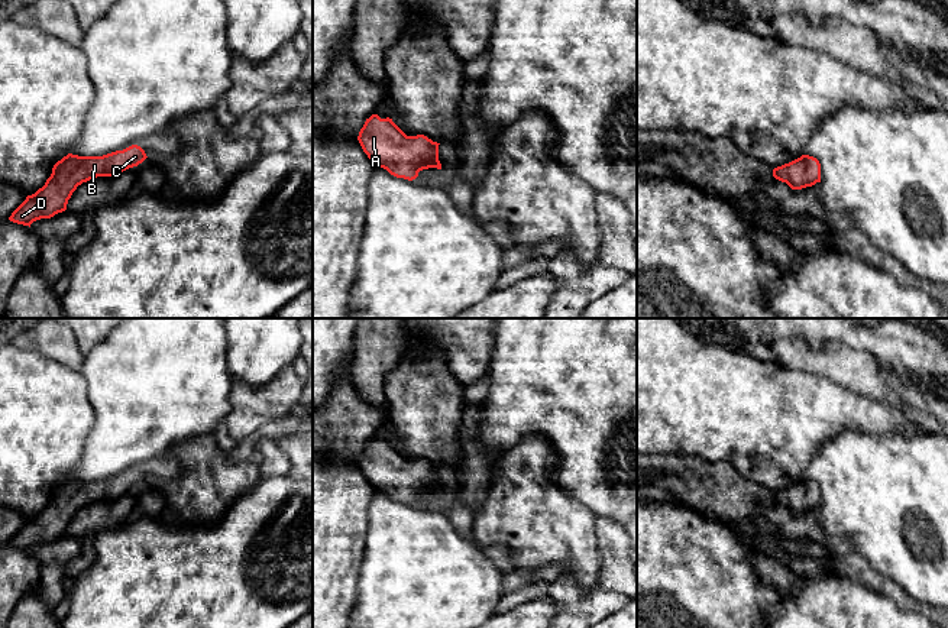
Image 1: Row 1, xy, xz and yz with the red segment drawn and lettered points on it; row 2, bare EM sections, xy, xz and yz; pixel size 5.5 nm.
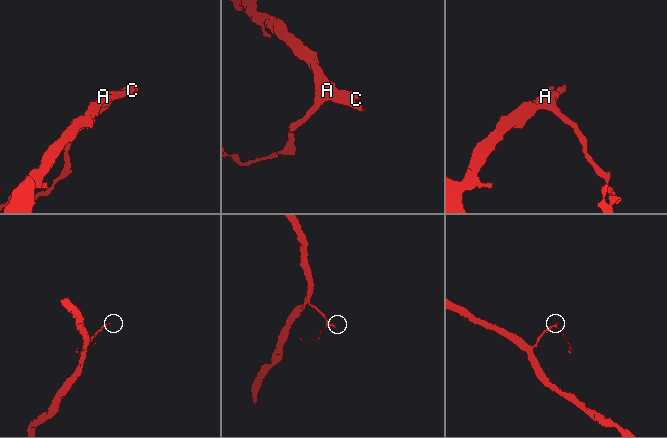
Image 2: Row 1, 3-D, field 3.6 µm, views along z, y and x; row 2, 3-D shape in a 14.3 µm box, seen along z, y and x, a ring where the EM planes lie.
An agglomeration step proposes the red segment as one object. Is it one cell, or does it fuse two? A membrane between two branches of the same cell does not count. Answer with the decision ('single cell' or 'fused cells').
single cell

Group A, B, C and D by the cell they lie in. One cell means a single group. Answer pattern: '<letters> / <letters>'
A B C D

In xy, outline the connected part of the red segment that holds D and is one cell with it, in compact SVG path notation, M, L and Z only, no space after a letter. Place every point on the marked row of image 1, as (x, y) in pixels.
M132 145L103 156L78 156L68 153L58 161L45 185L12 213L10 221L29 226L41 218L51 218L67 210L68 200L78 185L97 177L114 177L146 159L145 150Z

